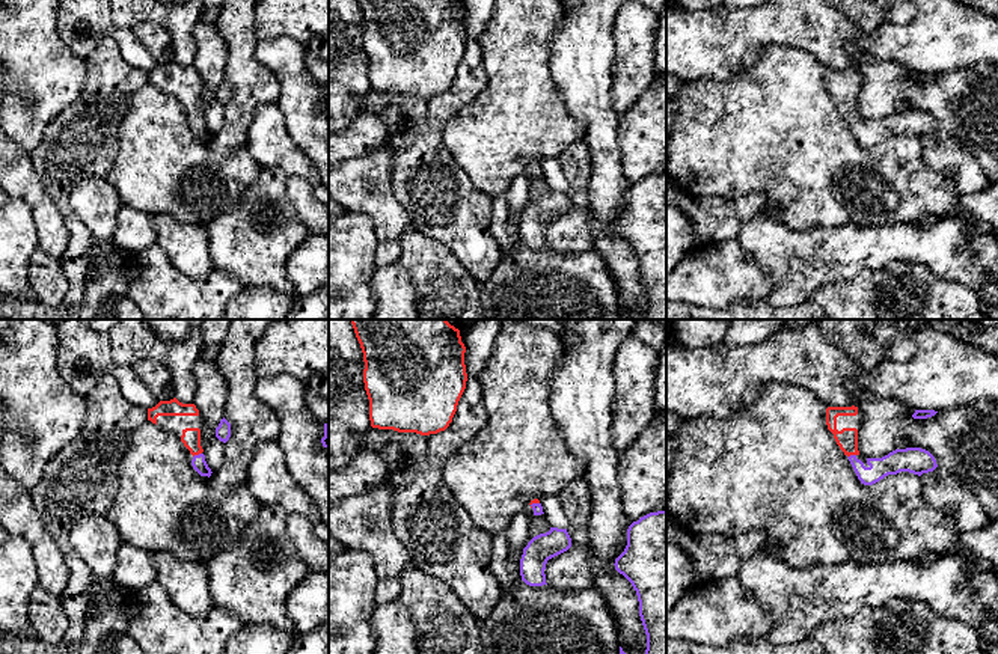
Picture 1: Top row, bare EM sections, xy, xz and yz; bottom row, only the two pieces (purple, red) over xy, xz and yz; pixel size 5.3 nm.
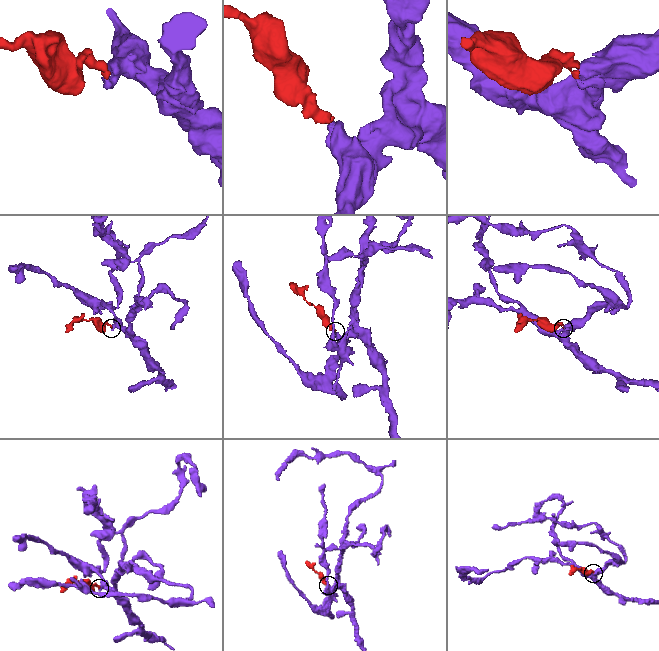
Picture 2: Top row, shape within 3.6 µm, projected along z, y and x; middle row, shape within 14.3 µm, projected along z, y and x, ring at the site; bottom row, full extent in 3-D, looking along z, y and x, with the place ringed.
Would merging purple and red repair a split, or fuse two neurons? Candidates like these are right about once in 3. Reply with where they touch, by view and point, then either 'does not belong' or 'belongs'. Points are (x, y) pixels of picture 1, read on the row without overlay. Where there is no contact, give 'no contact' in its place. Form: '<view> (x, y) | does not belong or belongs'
xy (196, 118) | belongs

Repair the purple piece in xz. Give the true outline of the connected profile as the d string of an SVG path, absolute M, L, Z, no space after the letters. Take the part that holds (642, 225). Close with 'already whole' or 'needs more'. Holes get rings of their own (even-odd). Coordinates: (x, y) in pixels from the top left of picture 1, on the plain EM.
M666 173L650 175L627 191L627 208L615 222L615 232L633 249L647 297L644 319L666 319Z | already whole

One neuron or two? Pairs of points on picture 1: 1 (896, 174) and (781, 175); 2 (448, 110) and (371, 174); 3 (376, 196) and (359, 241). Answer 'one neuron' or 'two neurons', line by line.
1: one neuron
2: two neurons
3: two neurons

